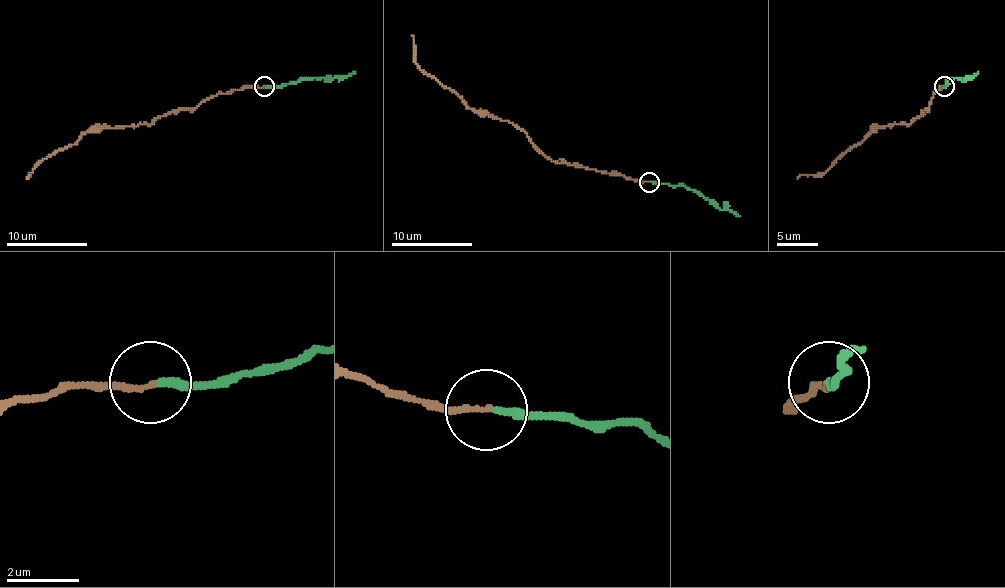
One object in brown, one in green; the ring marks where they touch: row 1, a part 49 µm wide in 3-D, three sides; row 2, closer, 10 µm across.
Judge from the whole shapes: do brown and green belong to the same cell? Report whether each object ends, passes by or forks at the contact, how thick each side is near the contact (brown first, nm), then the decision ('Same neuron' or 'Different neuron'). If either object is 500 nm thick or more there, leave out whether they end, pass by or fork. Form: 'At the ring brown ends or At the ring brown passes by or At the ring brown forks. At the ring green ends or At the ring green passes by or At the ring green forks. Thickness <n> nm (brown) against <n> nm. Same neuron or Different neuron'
At the ring brown ends. At the ring green ends. Thickness 160 nm (brown) against 200 nm. Different neuron

